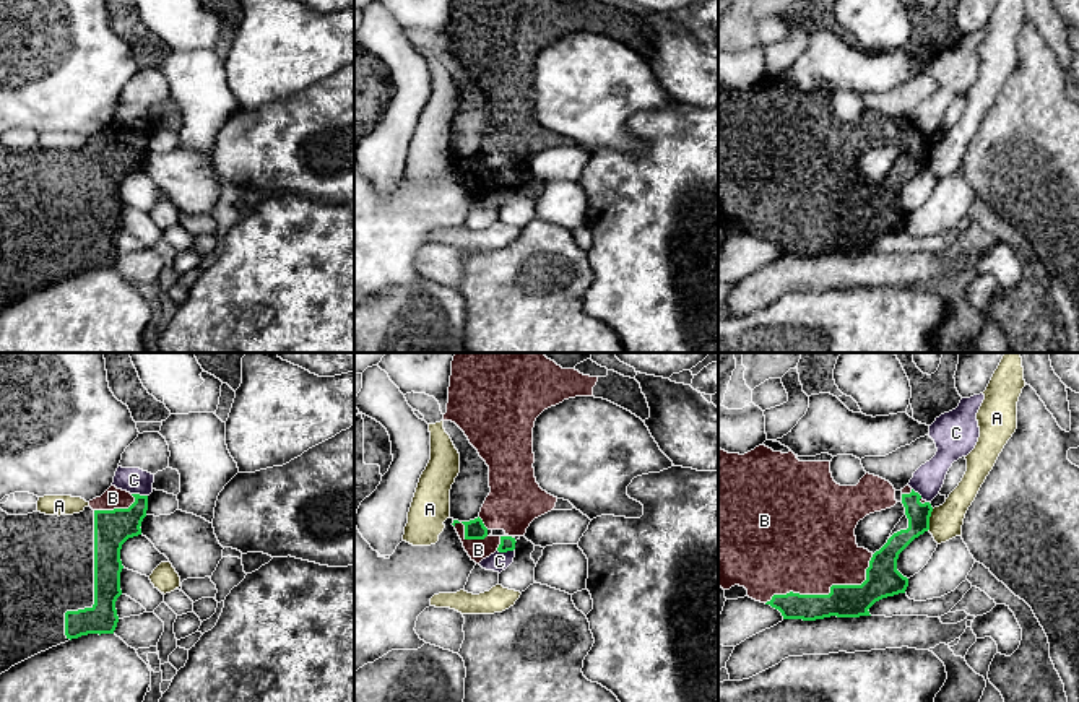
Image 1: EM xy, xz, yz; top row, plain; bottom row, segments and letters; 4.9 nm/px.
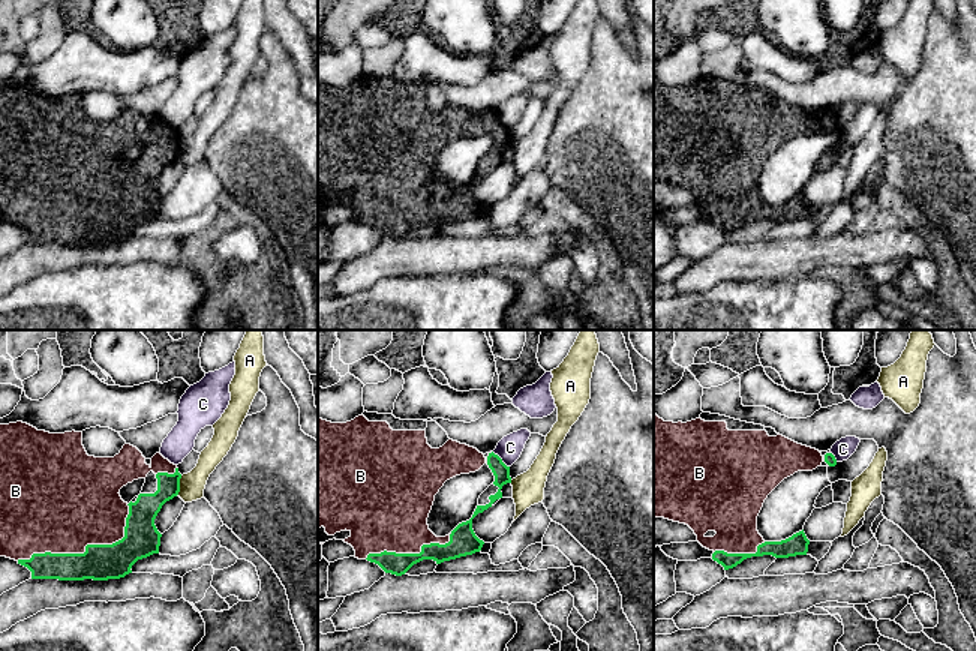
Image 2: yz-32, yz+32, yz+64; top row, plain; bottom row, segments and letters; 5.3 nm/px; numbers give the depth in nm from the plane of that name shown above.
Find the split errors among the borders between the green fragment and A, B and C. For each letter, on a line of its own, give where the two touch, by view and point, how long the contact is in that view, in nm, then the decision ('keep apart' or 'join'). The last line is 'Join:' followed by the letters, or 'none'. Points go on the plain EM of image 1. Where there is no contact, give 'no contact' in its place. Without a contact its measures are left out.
A: yz (928, 156) | 120 nm | keep apart
B: yz (831, 228) | 600 nm | join
C: xy (138, 130) | 80 nm | keep apart
Join: B

